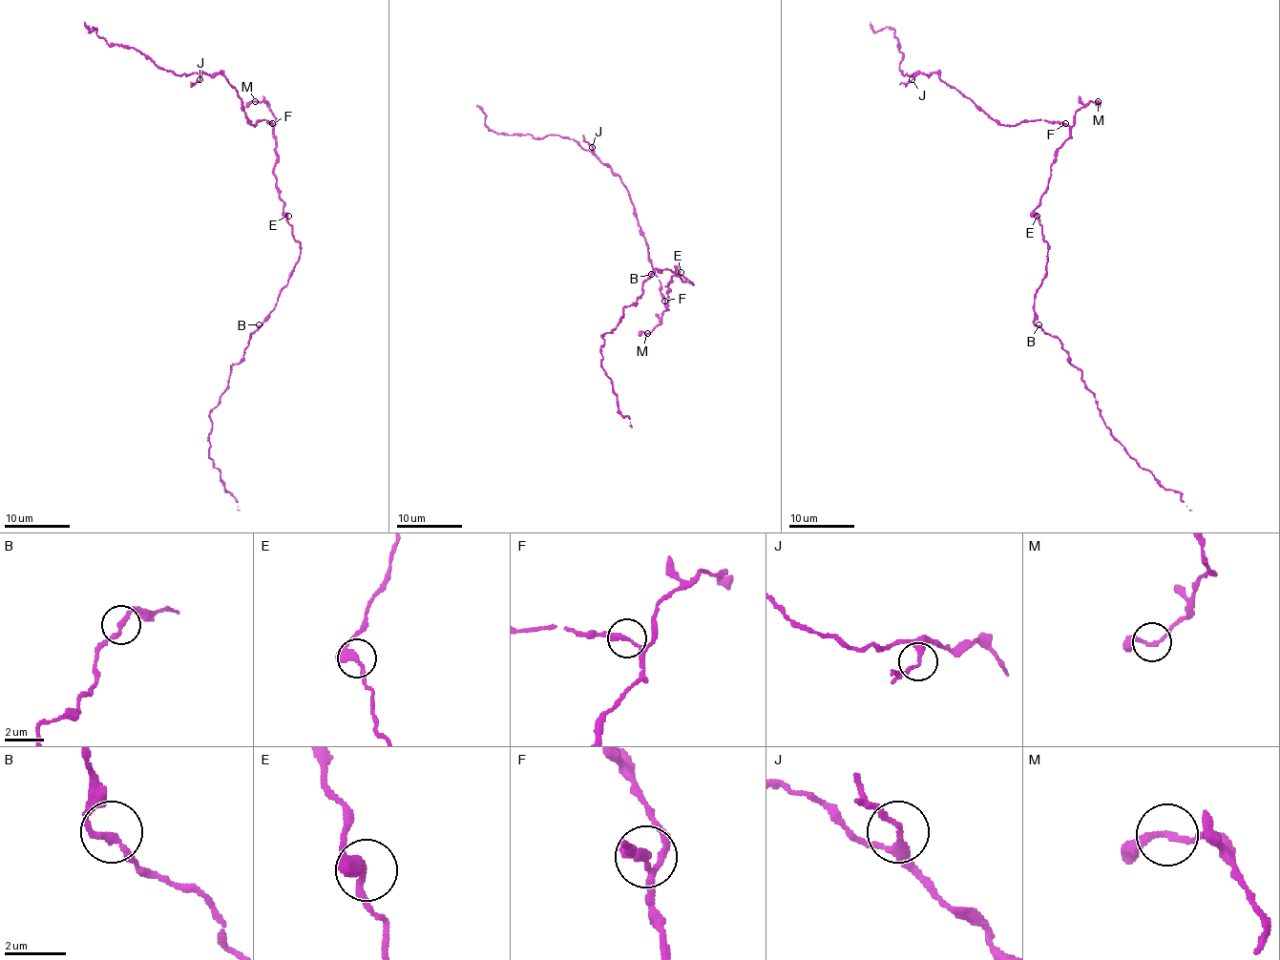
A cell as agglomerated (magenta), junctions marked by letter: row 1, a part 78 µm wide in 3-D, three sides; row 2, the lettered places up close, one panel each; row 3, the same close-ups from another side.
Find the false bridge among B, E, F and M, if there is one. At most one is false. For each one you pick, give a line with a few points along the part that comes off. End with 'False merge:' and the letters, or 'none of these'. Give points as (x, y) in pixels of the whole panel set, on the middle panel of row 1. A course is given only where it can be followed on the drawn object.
False merge: none of these

